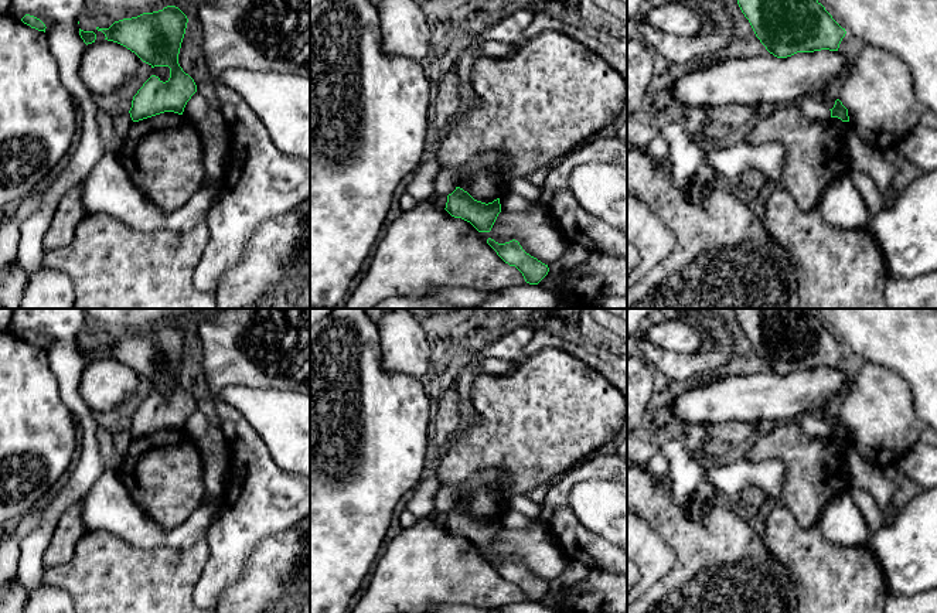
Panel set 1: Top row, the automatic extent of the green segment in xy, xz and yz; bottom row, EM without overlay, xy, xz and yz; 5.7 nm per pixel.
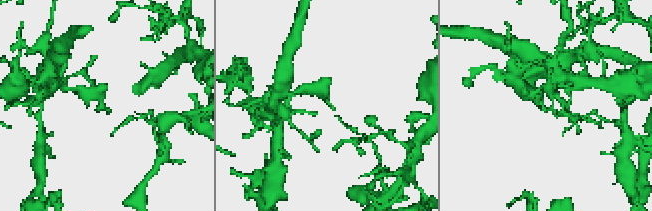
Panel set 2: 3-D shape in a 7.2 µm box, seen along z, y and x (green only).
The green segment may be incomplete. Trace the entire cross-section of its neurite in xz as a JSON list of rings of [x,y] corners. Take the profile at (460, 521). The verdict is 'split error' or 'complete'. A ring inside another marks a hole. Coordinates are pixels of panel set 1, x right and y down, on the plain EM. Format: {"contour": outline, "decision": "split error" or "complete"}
{"contour": [[[460,504],[447,512],[444,525],[452,534],[470,539],[478,549],[490,549],[498,531],[501,529],[500,515],[493,520],[474,517]]], "decision": "complete"}

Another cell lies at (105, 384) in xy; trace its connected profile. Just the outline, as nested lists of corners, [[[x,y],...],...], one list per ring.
[[[95,358],[85,364],[79,395],[92,412],[115,412],[130,398],[142,377],[113,358]]]

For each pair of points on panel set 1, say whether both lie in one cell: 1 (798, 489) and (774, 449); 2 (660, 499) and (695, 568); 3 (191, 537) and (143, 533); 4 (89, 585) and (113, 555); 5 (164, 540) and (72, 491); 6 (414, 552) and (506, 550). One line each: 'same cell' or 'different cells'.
1: same cell
2: same cell
3: same cell
4: same cell
5: different cells
6: different cells

